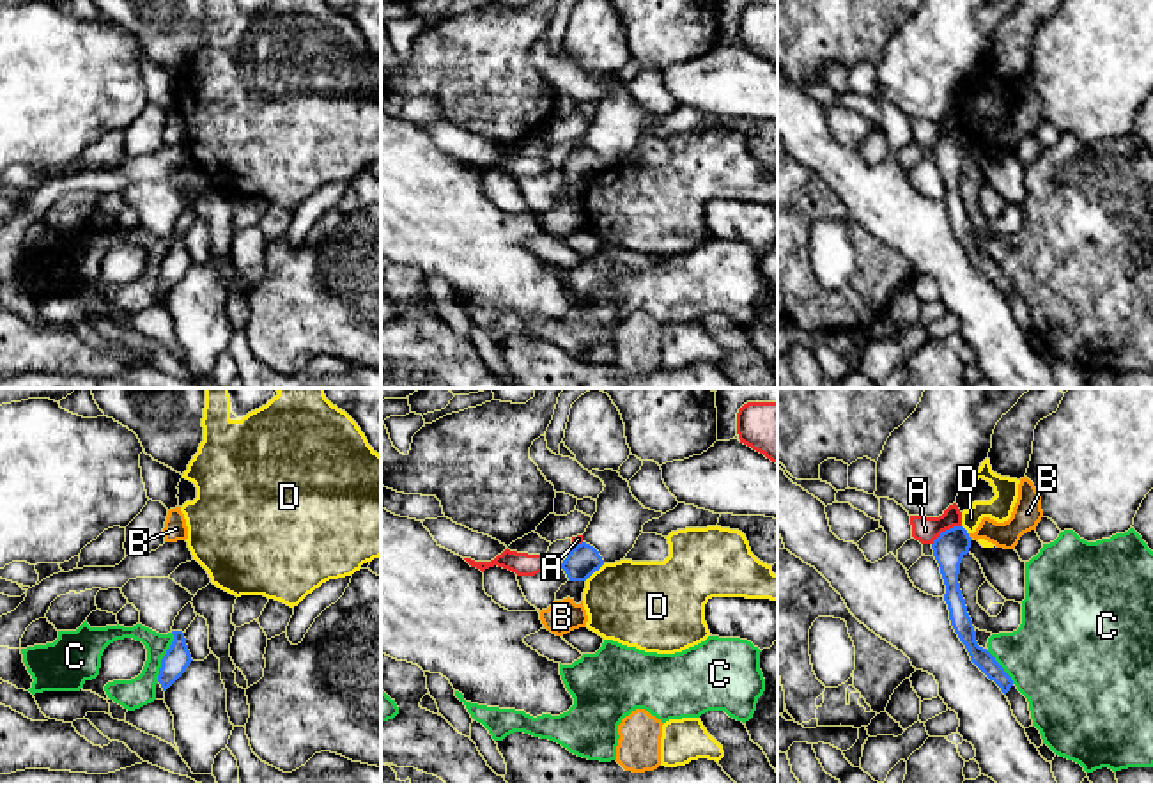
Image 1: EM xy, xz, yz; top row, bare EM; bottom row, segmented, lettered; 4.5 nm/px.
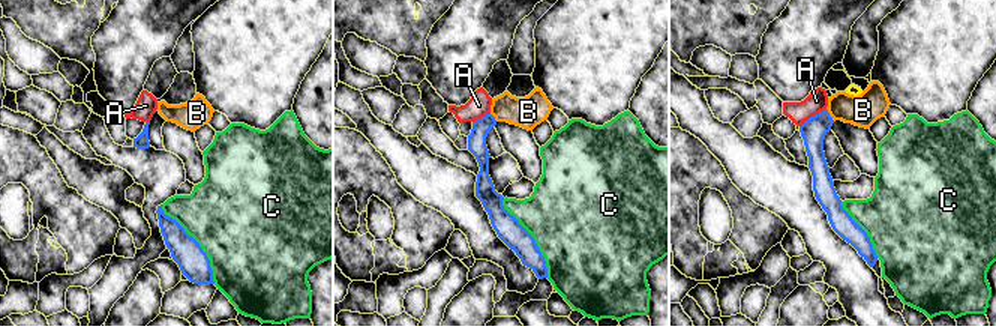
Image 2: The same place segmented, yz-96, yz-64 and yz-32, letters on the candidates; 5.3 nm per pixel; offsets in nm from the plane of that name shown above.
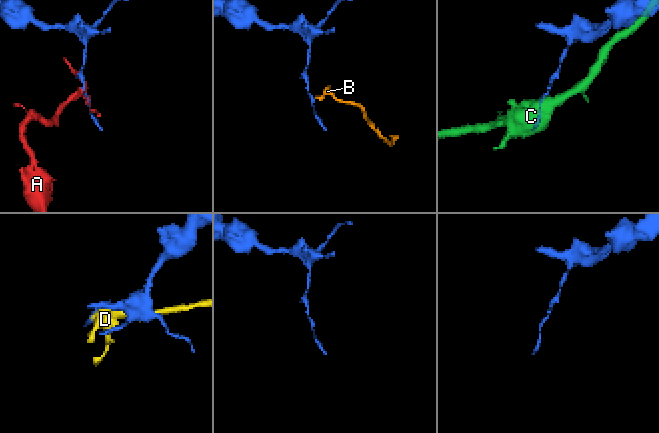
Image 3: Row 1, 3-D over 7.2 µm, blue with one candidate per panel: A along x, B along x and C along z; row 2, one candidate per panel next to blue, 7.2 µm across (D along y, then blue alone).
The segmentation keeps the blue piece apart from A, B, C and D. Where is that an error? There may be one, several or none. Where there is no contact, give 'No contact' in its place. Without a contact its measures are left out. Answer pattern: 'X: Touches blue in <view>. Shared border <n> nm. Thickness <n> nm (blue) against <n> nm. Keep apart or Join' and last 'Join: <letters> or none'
A: Touches blue in yz. Shared border 160 nm. Thickness 150 nm (blue) against 120 nm. Keep apart
B: Touches blue in yz. Shared border 40 nm. Thickness 150 nm (blue) against 120 nm. Keep apart
C: Touches blue in xy. Shared border 240 nm. Thickness 120 nm (blue) against 140 nm. Keep apart
D: Touches blue in xz. Shared border 120 nm. Thickness 150 nm (blue) against 380 nm. Keep apart
Join: none

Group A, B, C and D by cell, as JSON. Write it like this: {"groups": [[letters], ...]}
{"groups": [["A"], ["B"], ["C"], ["D"]]}

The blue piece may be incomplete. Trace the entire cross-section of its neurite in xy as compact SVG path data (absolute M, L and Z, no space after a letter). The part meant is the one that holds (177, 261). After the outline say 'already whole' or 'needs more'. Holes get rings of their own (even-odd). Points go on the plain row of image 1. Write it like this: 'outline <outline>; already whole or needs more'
outline M172 234L174 245L161 262L158 285L166 294L190 269L191 257L182 234Z; already whole

